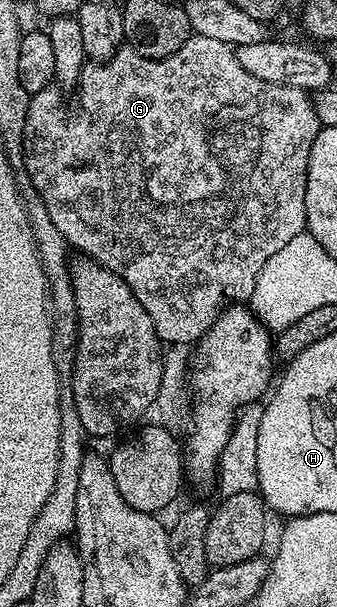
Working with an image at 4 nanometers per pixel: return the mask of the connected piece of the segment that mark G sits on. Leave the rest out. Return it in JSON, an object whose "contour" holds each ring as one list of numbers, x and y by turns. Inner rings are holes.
{"contour":[[195,33,188,38,186,45,182,45,182,49,178,49,178,53,165,59,147,59,125,45,113,59,85,62,82,79,88,83,108,83,108,92,99,91,96,87,82,92,80,108,73,115,64,108,55,90,39,91,29,98,28,124,24,130,22,151,28,175,36,186,33,187,35,194,40,196,50,213,50,221,58,225,58,233,62,233,69,245,75,250,77,247,87,258,126,281,134,297,138,297,142,309,150,313,150,321,154,321,161,344,195,345,220,315,226,303,224,295,229,295,232,301,251,300,258,273,262,273,262,265,266,265,266,261,270,261,270,257,274,257,274,253,278,253,278,249,284,248,292,238,305,234,307,165,311,146,321,130,316,104,309,92,297,87,274,85,254,77,254,73,246,73,239,54,229,44]]}

